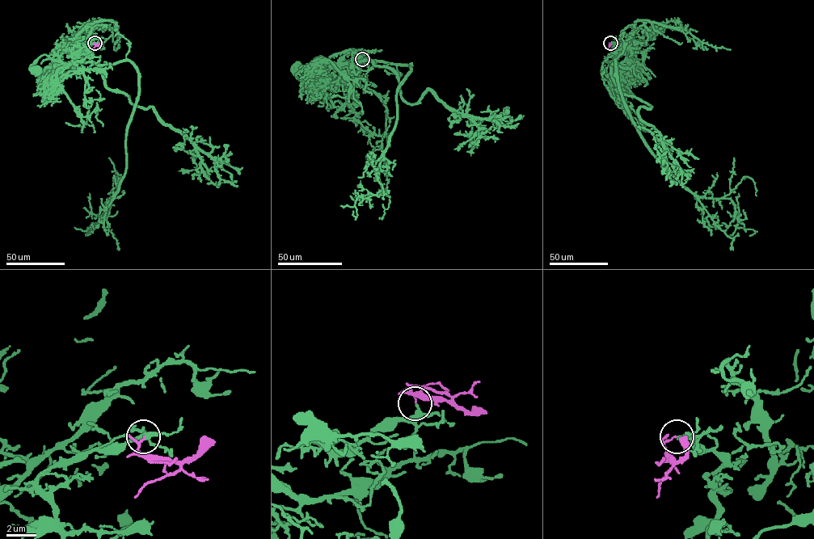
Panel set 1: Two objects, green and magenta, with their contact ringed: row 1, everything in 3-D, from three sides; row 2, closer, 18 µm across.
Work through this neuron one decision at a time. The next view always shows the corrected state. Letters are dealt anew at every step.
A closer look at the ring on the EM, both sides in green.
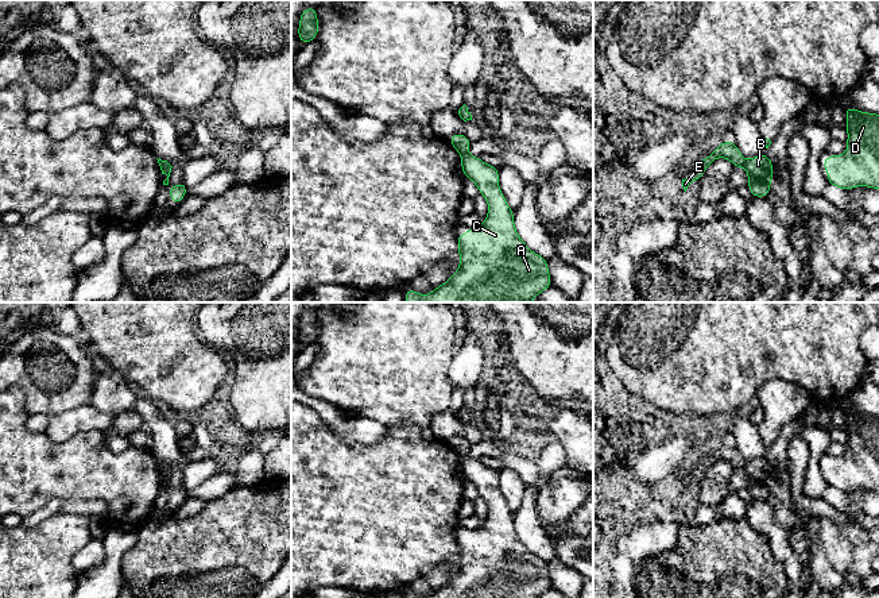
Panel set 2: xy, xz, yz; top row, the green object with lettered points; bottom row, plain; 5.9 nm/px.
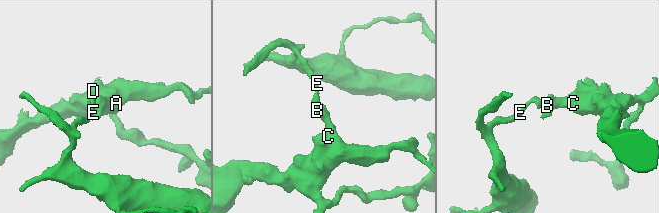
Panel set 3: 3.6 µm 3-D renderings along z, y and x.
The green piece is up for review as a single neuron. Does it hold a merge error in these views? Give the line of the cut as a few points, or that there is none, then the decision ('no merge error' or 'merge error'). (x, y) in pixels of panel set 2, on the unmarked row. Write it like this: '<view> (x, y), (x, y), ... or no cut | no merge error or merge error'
xz (467, 455), (461, 458) | merge error

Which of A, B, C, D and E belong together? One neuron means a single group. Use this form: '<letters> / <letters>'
A B C D / E

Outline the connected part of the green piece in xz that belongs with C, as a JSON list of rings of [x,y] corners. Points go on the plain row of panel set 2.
[[[469,456],[461,458],[461,471],[487,502],[488,517],[483,526],[456,539],[460,568],[445,586],[430,597],[418,597],[407,590],[406,598],[538,598],[551,590],[547,562],[531,553],[515,532],[514,513],[499,489],[499,471]]]

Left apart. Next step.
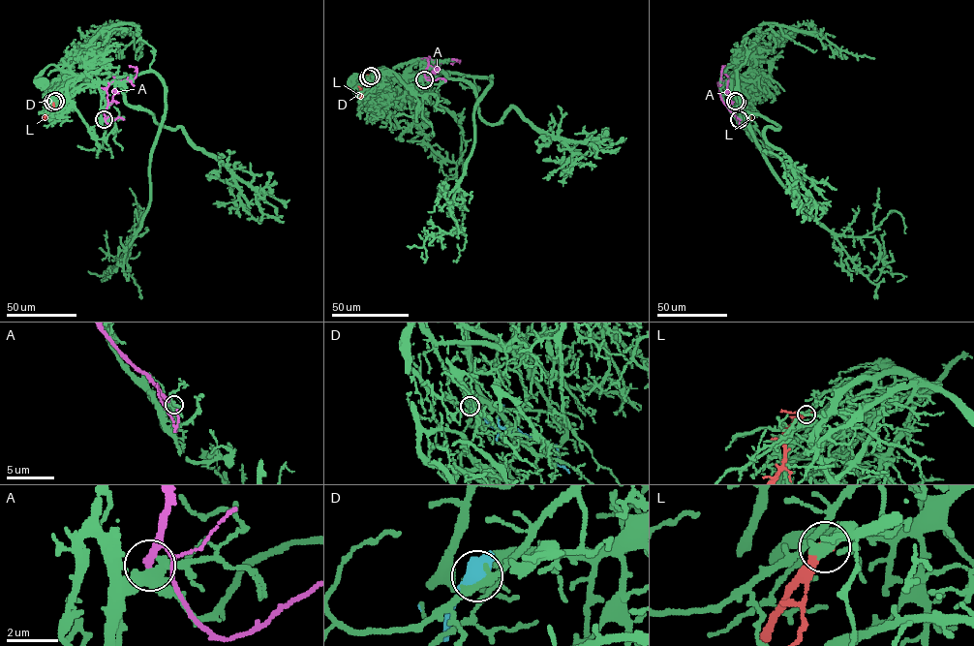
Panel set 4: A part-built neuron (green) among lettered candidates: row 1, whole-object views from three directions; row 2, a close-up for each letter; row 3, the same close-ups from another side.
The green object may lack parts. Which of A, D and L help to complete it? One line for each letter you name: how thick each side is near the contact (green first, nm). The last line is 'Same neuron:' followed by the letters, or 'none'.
L: Thickness 420 nm (green) against 440 nm
Same neuron: L

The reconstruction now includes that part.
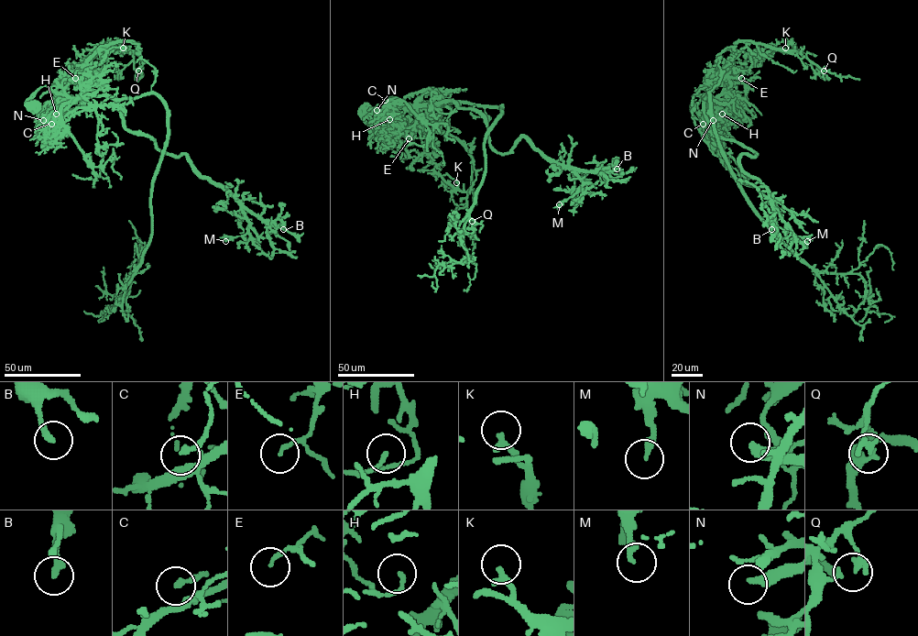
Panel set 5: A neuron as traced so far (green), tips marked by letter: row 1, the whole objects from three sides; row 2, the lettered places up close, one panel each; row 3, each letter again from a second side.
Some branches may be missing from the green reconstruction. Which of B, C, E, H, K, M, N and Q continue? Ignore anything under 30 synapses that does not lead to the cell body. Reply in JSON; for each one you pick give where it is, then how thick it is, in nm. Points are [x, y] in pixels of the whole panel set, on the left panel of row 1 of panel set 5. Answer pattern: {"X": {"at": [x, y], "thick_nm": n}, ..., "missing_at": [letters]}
{"N": {"at": [43, 120], "thick_nm": 360}, "missing_at": ["N"]}

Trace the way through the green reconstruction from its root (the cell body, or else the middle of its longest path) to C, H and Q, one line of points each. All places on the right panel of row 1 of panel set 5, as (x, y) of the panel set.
C: (713, 106), (715, 108), (727, 94), (730, 86), (729, 92), (717, 95), (704, 106), (699, 117), (703, 124)
H: (713, 106), (715, 108), (727, 94), (730, 86), (729, 92), (718, 97), (722, 114)
Q: (713, 106), (731, 86), (715, 97), (707, 93), (727, 72), (735, 45), (742, 40), (800, 53), (824, 71)

